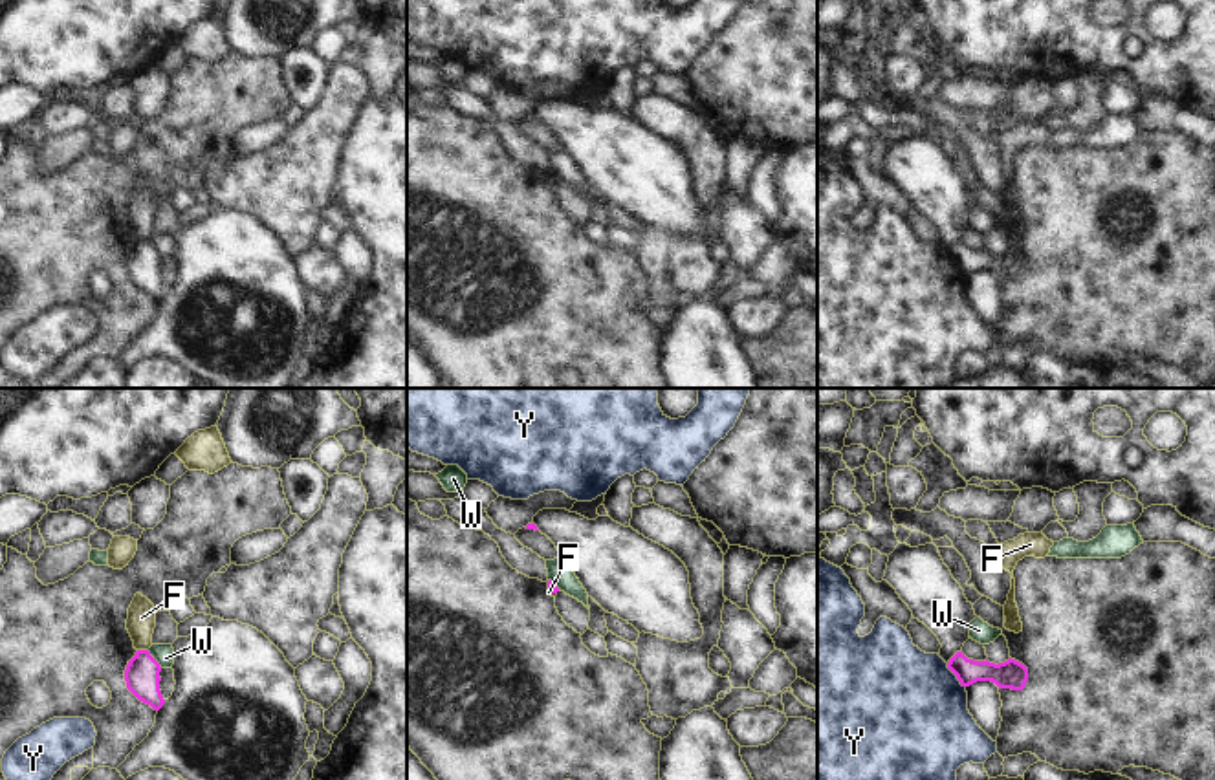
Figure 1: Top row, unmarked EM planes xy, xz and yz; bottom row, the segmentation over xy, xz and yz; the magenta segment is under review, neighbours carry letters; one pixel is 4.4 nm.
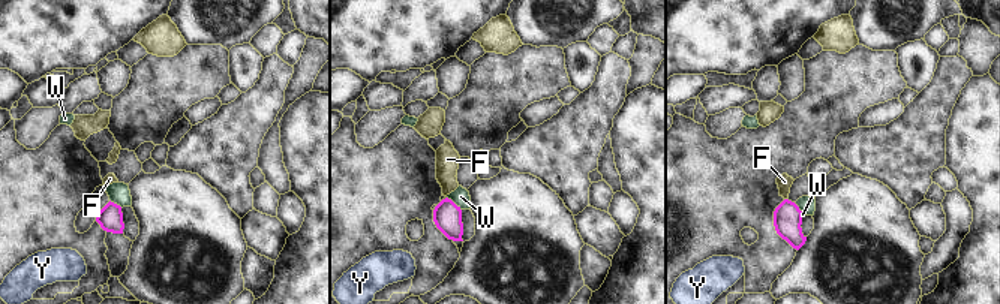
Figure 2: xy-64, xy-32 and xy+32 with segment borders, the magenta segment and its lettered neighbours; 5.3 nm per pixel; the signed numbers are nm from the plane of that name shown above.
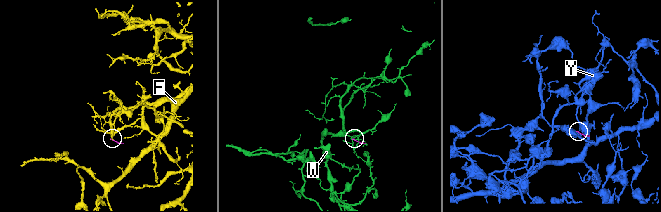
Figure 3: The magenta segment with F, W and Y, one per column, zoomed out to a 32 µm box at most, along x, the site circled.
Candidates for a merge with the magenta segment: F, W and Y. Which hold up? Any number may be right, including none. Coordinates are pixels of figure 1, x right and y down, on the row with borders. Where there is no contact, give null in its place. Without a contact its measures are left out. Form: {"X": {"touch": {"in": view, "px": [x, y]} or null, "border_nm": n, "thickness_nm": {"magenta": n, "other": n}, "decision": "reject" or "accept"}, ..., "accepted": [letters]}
{"F": {"touch": {"in": "xy", "px": [143, 650]}, "border_nm": 50, "thickness_nm": {"magenta": 150, "other": 130}, "decision": "reject"}, "W": {"touch": {"in": "xy", "px": [154, 660]}, "border_nm": 100, "thickness_nm": {"magenta": 150, "other": 90}, "decision": "reject"}, "Y": {"touch": {"in": "yz", "px": [955, 674]}, "border_nm": 140, "thickness_nm": {"magenta": 130, "other": 500}, "decision": "reject"}, "accepted": []}

